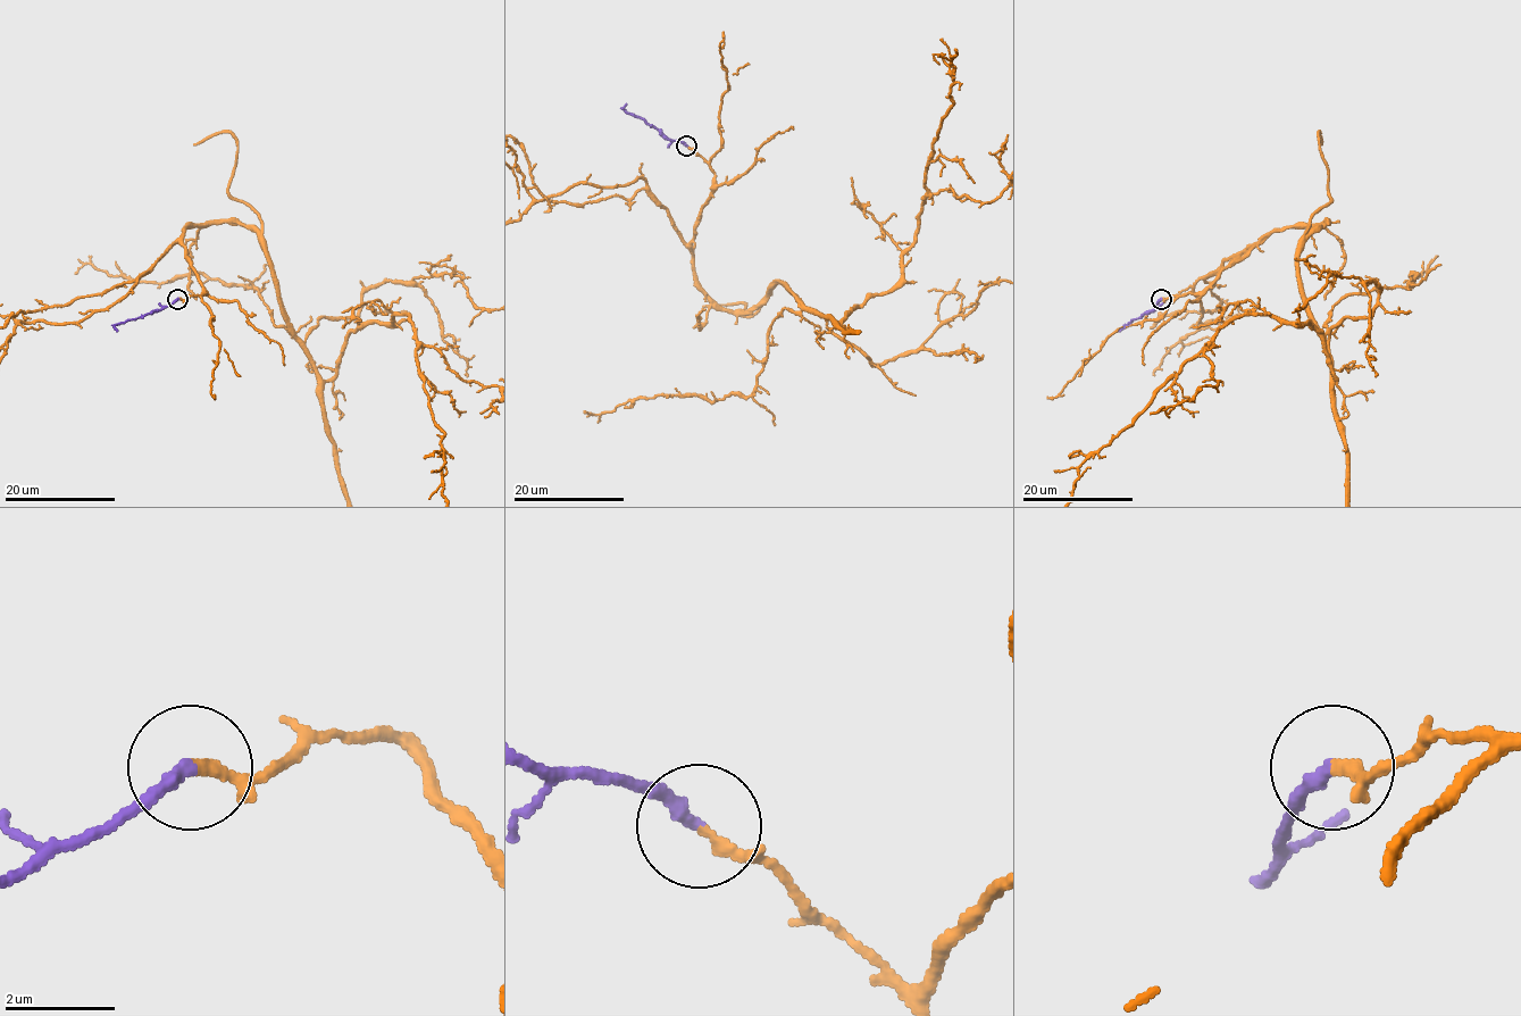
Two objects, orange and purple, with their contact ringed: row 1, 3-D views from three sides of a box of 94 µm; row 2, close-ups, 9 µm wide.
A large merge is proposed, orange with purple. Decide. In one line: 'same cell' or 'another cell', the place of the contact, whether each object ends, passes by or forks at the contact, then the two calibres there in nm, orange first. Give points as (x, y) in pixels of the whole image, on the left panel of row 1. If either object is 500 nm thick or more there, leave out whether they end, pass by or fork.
same cell | (177, 299) | orange ends | purple ends | 200/240 nm

